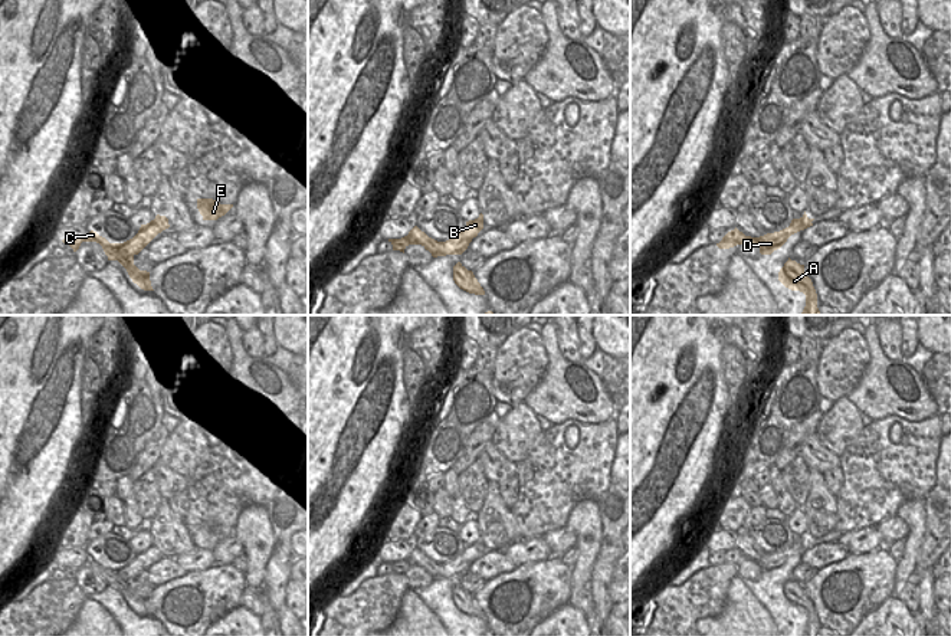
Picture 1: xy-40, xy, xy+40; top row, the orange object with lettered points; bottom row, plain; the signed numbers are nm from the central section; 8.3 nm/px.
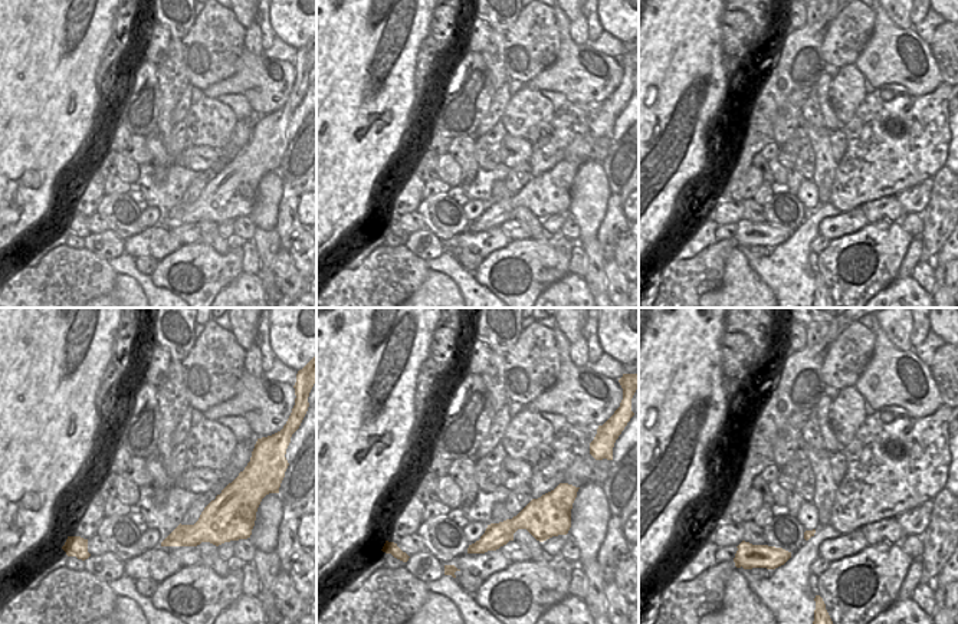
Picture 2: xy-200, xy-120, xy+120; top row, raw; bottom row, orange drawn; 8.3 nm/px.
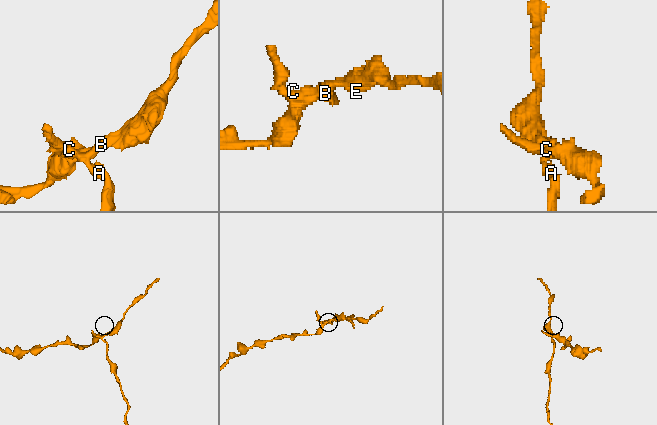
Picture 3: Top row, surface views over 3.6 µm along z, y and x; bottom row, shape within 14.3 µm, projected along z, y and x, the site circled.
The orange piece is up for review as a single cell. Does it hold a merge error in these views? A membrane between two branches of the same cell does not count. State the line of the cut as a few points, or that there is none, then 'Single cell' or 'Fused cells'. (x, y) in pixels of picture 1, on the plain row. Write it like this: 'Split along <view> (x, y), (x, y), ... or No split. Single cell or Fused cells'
Split along xy-40 (121, 566), (121, 570), (133, 577). Fused cells

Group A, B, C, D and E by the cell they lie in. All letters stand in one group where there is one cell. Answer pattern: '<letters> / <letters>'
A C / B D E

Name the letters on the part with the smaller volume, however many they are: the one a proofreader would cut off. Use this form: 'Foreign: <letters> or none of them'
Foreign: A, C

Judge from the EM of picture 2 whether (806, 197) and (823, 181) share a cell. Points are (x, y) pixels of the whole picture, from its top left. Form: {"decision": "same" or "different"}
{"decision": "different"}

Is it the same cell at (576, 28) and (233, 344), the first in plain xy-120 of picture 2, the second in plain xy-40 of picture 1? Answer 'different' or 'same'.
different

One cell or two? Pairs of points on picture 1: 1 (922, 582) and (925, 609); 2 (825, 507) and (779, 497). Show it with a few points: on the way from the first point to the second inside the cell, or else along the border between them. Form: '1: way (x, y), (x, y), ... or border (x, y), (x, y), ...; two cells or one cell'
1: way (925, 589), (925, 602); one cell
2: way (813, 512), (792, 512), (787, 508); one cell

